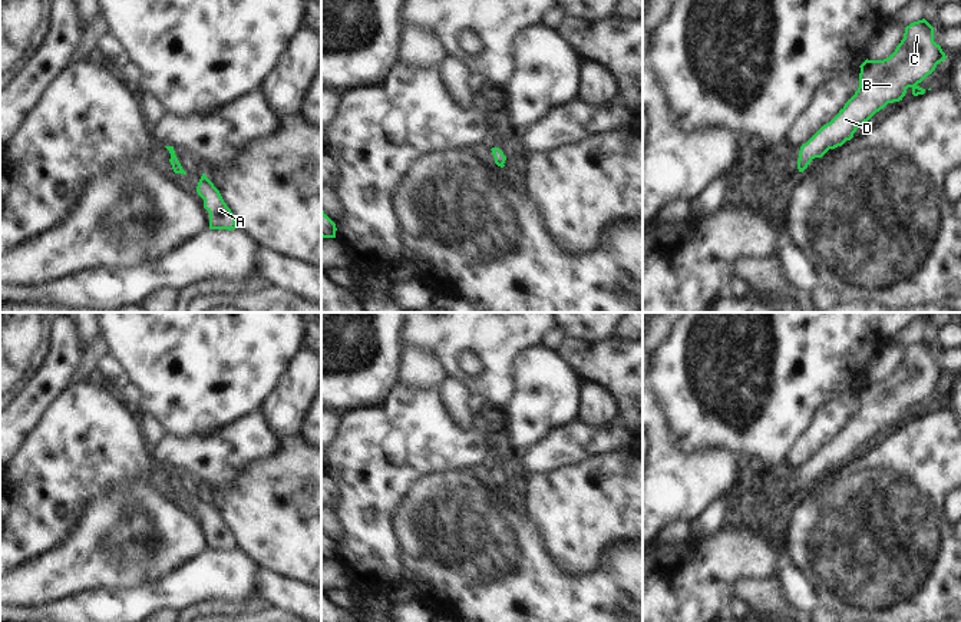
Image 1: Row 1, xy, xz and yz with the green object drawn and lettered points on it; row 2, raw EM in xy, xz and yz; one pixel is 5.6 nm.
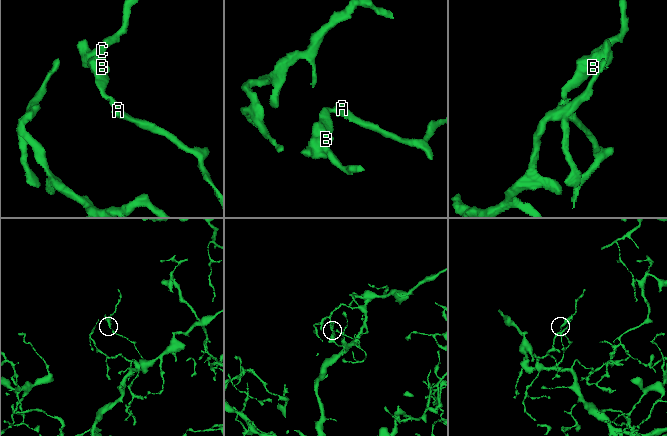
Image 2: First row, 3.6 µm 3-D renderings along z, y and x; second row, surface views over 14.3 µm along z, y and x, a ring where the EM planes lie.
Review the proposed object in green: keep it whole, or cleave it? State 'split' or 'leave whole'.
leave whole

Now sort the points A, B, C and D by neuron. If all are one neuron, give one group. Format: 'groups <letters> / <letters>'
groups A B C D

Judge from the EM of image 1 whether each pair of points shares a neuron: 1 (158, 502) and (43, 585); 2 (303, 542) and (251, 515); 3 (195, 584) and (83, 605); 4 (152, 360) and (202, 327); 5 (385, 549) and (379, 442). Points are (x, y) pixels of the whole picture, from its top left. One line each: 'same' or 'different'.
1: same
2: same
3: same
4: same
5: same

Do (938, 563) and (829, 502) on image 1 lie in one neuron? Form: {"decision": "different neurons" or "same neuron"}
{"decision": "same neuron"}

